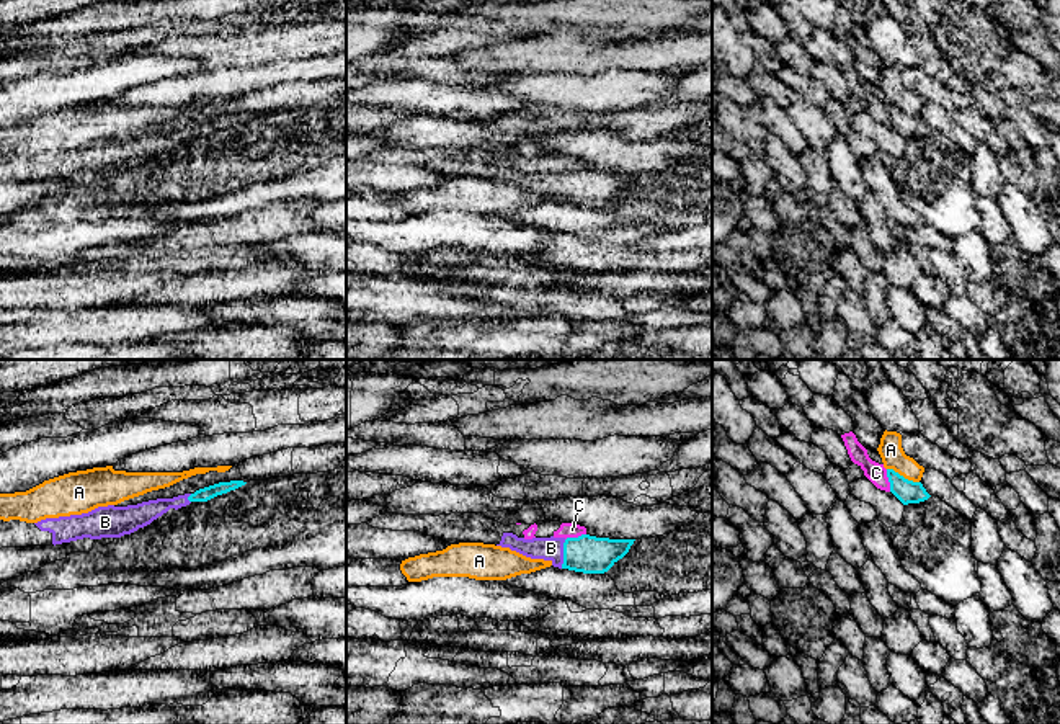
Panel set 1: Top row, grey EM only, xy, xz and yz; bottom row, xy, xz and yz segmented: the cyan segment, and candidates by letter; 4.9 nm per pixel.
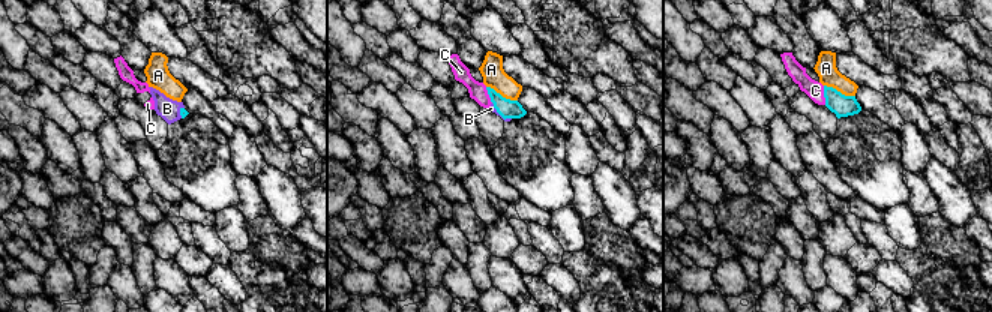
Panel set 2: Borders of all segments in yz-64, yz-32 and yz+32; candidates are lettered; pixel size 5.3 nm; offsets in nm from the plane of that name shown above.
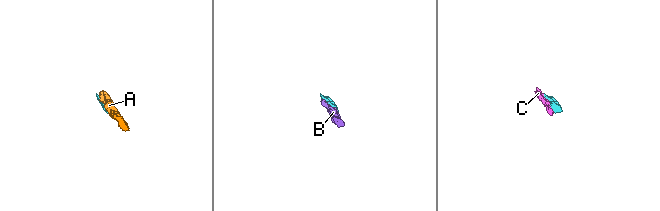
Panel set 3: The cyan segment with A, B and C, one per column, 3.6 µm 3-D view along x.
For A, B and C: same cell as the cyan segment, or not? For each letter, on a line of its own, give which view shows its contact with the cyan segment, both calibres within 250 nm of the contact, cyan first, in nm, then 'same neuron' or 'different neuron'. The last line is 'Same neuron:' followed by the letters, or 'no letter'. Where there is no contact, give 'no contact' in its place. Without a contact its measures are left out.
A: yz | 110/120 nm | different neuron
B: xz | 190/110 nm | same neuron
C: yz | 110/100 nm | different neuron
Same neuron: B

